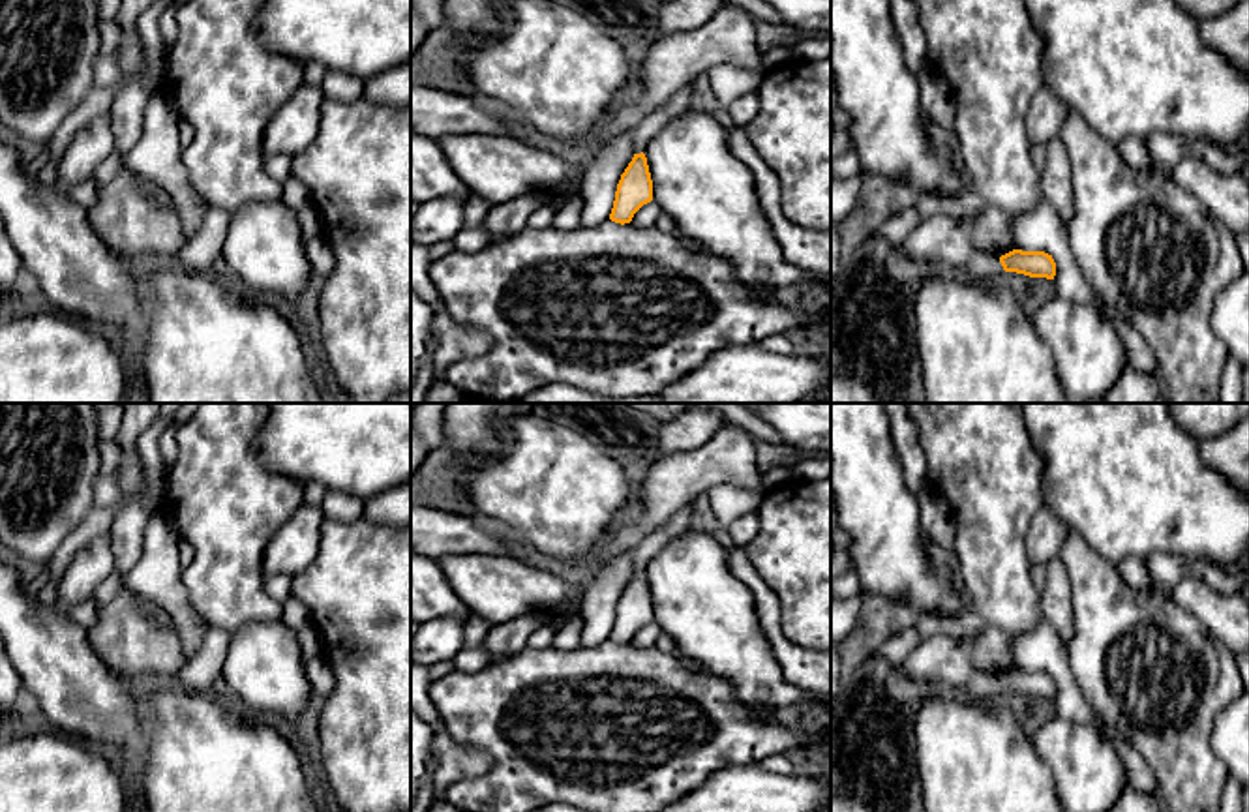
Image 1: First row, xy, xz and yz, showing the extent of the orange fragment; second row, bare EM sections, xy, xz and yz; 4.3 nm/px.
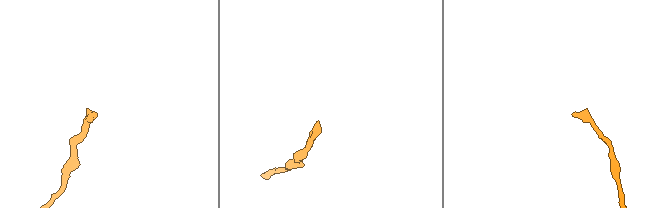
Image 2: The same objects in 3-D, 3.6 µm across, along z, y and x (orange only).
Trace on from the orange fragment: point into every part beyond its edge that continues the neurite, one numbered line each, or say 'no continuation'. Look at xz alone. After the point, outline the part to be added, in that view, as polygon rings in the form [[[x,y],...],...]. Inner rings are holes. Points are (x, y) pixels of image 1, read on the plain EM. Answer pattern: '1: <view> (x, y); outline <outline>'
1: xz (647, 548); outline [[[692,503],[683,506],[664,527],[651,533],[634,548],[636,574],[645,574],[649,561],[671,540],[688,531]]]

